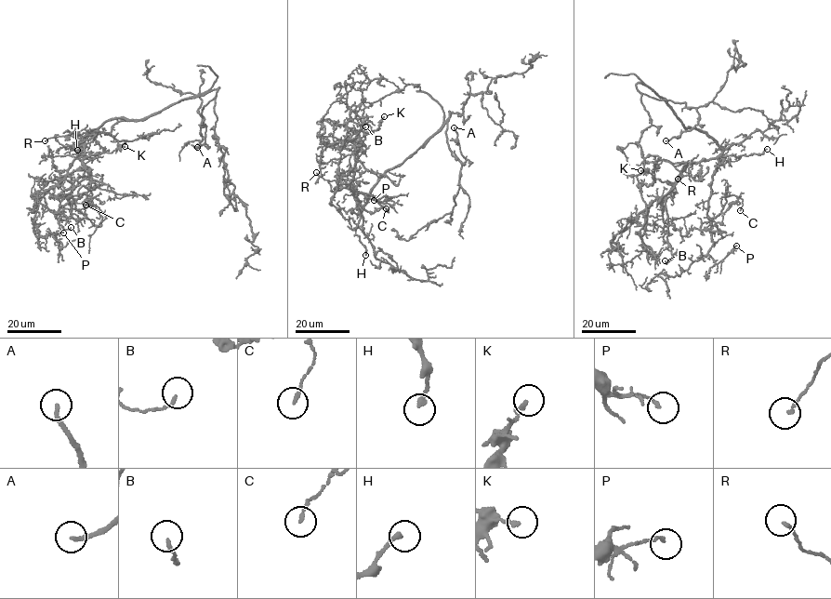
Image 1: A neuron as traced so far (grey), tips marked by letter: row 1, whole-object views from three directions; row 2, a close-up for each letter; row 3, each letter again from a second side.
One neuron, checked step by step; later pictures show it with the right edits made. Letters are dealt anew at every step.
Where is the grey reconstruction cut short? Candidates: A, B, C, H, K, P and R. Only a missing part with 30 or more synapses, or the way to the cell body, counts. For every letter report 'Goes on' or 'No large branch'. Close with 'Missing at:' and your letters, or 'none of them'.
A: Goes on
B: No large branch
C: No large branch
H: No large branch
K: No large branch
P: No large branch
R: No large branch
Missing at: A

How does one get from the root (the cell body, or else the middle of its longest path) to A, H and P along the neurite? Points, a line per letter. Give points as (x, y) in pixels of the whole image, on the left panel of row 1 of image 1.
A: (146, 119), (181, 99), (196, 98), (218, 87), (216, 95), (202, 109), (206, 126), (205, 139), (197, 147)
H: (146, 119), (122, 118), (107, 121), (80, 146), (72, 147), (77, 153), (77, 150)
P: (146, 119), (107, 121), (80, 146), (68, 173), (39, 201), (34, 233), (41, 236), (63, 232)

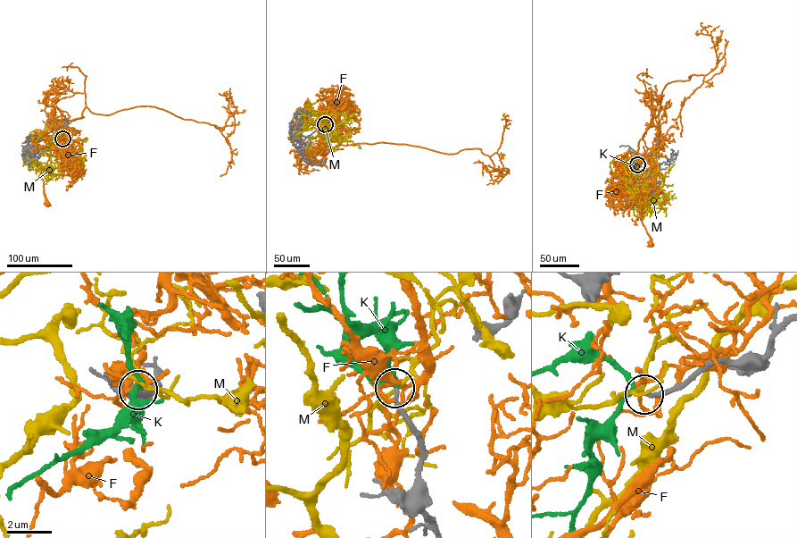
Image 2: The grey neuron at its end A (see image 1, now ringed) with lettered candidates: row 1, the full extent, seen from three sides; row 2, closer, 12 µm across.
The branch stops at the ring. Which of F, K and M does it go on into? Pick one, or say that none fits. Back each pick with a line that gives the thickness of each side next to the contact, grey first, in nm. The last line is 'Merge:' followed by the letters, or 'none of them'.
K: 180 nm thick on the grey side, 200 nm on the other
Merge: K

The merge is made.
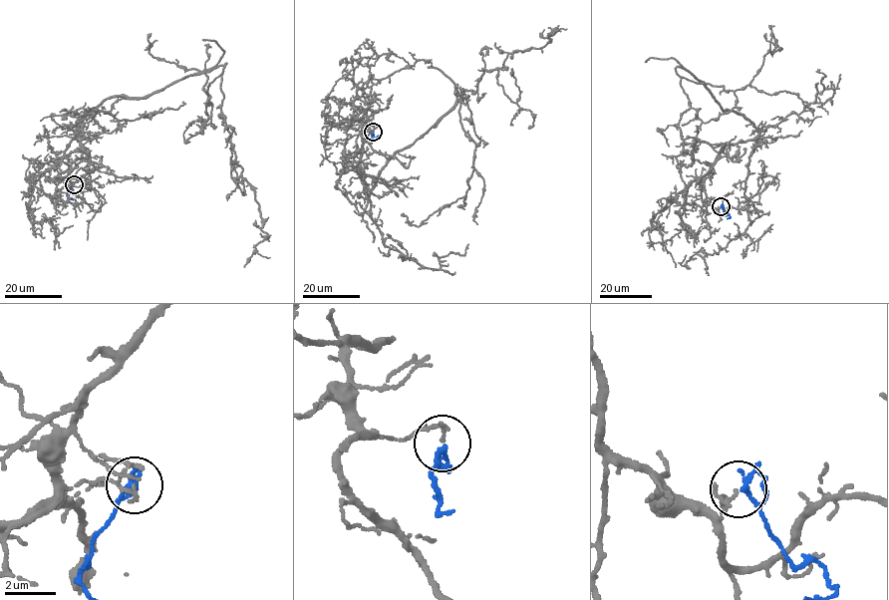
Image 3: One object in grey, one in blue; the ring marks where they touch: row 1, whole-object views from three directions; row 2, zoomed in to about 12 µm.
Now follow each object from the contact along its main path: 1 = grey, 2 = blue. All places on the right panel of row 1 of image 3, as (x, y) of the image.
1: (720, 206), (707, 202), (704, 175), (727, 145), (759, 133), (678, 67), (690, 108), (676, 156), (689, 243)
2: (721, 206), (730, 215), (727, 218)

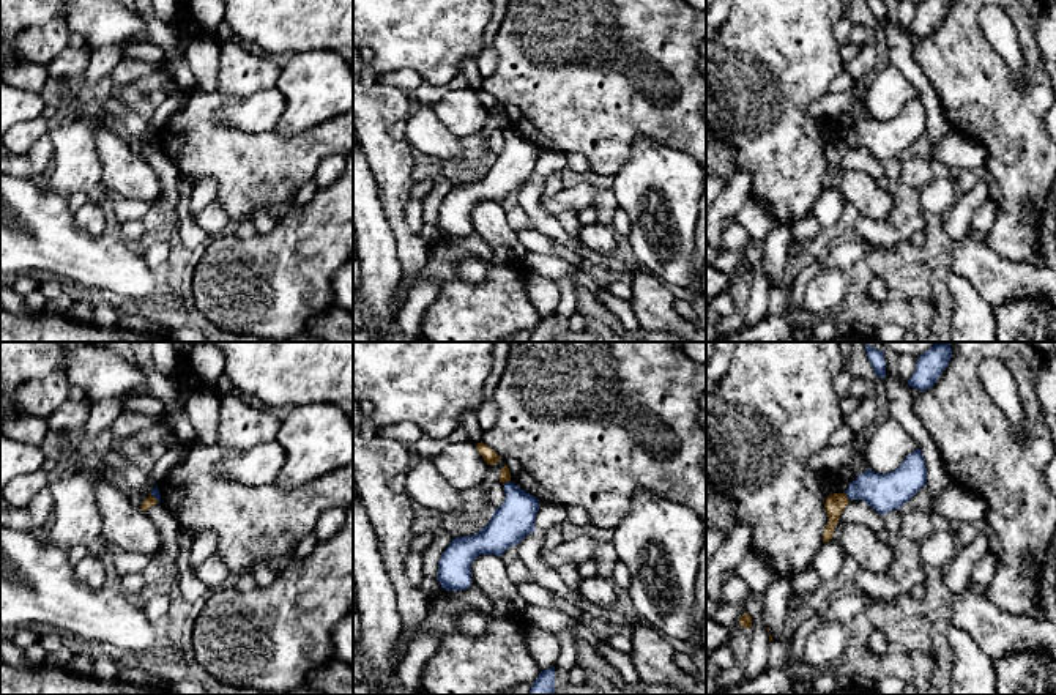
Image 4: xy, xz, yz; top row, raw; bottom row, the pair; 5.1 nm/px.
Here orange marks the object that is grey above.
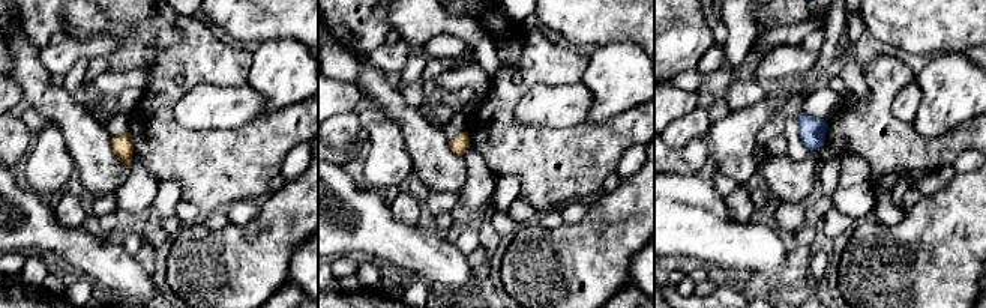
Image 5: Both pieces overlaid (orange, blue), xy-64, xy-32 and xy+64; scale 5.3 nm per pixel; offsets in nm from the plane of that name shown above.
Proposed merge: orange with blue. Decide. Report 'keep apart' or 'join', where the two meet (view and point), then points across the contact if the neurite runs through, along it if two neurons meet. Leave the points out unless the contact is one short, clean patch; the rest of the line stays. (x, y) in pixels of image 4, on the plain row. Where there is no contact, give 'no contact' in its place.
keep apart | yz (847, 144) | along yz (844, 139), (848, 147)

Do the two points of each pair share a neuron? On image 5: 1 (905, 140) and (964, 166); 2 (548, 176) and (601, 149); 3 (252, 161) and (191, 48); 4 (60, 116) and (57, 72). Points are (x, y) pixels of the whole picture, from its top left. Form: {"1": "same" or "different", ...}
{"1": "different", "2": "same", "3": "same", "4": "different"}

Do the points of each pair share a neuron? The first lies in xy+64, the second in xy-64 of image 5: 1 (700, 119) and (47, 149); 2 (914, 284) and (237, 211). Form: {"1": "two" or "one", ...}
{"1": "two", "2": "two"}

